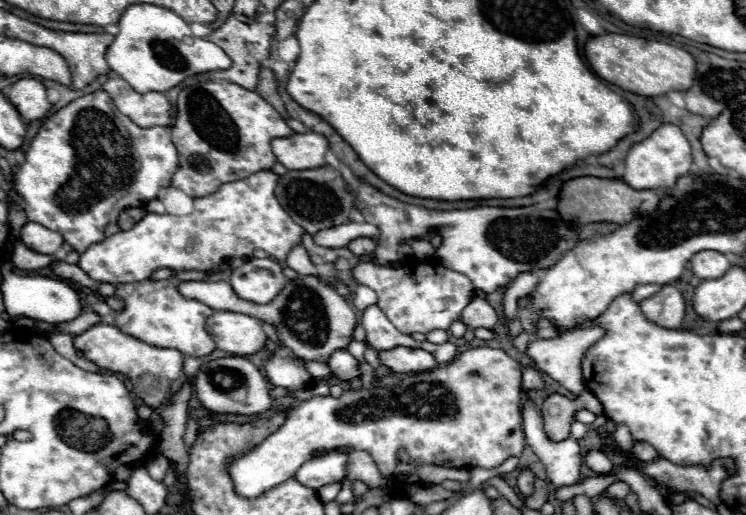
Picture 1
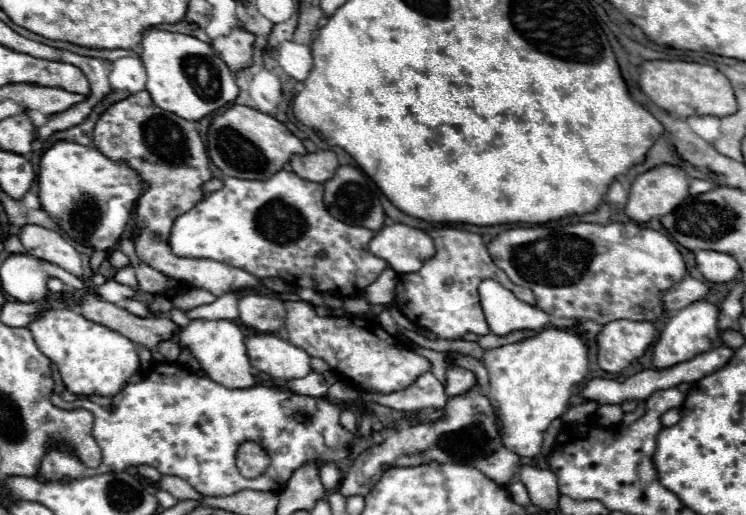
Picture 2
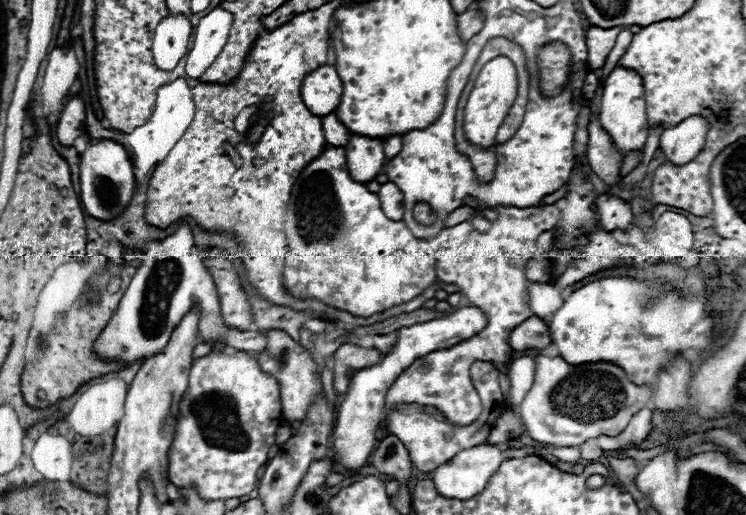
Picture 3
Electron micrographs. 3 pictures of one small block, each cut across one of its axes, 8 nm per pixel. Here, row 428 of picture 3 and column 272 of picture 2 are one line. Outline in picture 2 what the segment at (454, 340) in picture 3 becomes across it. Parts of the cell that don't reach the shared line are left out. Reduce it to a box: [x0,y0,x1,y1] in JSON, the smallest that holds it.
[244,334,312,380]

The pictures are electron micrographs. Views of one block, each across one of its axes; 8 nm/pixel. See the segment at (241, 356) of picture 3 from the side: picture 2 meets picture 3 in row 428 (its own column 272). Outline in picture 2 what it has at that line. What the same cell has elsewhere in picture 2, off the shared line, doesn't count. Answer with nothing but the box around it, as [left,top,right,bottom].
[168,170,386,298]

